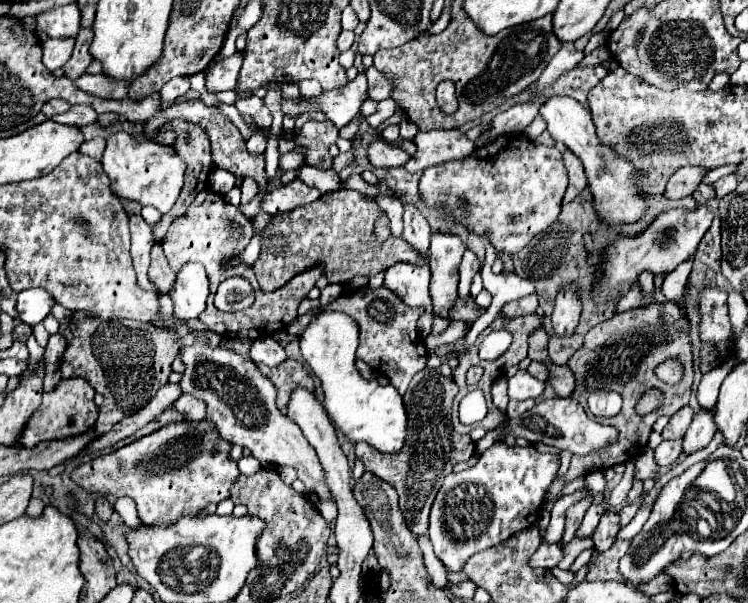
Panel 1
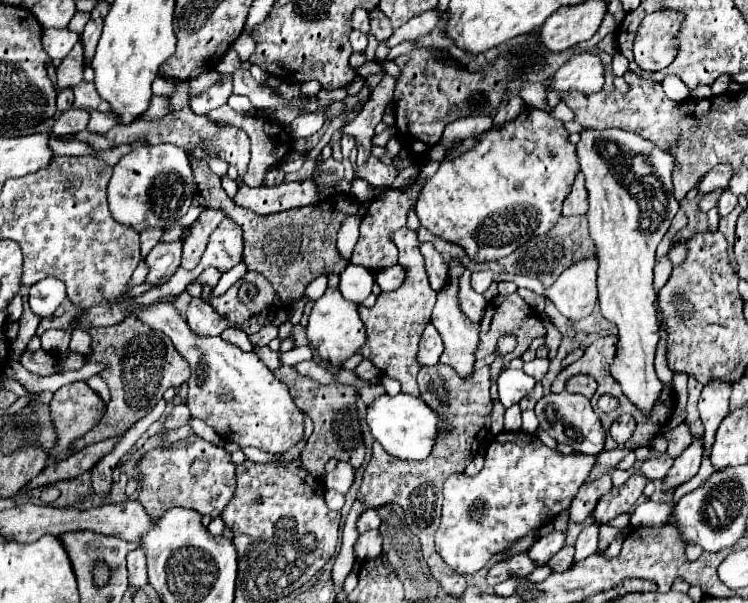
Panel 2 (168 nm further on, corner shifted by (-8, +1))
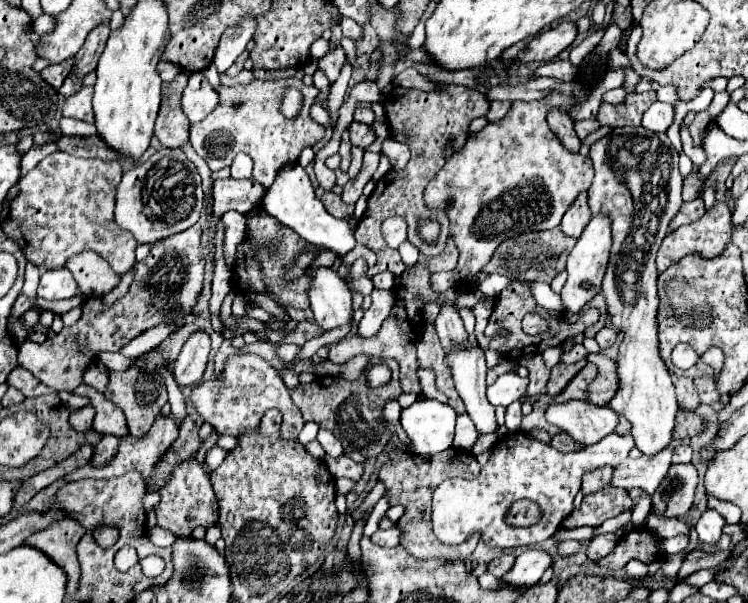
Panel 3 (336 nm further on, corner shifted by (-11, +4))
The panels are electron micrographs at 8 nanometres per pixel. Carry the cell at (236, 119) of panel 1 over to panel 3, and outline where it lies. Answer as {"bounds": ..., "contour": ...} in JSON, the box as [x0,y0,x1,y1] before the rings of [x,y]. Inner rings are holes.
{"bounds":[189,79,325,189],"contour":[[[253,79],[249,85],[233,85],[233,87],[217,87],[219,105],[207,115],[201,123],[193,123],[189,129],[189,143],[191,147],[207,161],[211,171],[223,169],[231,165],[233,155],[247,153],[253,157],[253,179],[263,185],[265,189],[271,187],[275,175],[291,163],[297,163],[301,151],[305,147],[313,147],[317,141],[323,139],[325,127],[315,123],[309,115],[311,105],[315,103],[319,89],[315,85],[307,87],[301,79],[277,79],[277,81],[261,81]],[[285,87],[297,87],[303,91],[305,103],[303,111],[297,119],[287,119],[279,111],[279,101],[283,97]]]}

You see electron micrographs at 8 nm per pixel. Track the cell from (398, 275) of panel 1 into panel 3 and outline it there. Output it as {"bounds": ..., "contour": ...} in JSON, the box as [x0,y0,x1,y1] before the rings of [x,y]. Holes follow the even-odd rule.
{"bounds":[373,271,393,289],"contour":[[[385,271],[385,273],[377,273],[375,277],[373,277],[373,285],[375,285],[375,289],[391,289],[393,287],[393,275],[389,273],[389,271]]]}

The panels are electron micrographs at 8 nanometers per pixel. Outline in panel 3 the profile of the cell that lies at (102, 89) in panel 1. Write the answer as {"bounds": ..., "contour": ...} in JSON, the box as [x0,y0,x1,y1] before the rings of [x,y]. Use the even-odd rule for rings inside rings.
{"bounds":[63,87,93,123],"contour":[[[83,87],[81,91],[73,93],[63,103],[63,117],[73,117],[73,119],[81,119],[81,121],[93,123],[91,97],[93,97],[93,87]]]}

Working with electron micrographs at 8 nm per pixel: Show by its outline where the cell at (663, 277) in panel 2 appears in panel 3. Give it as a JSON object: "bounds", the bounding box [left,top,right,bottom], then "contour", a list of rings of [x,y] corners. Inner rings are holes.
{"bounds":[657,203,731,273],"contour":[[[715,203],[711,209],[705,211],[705,215],[699,221],[683,225],[675,233],[669,233],[663,239],[663,245],[657,253],[657,269],[661,273],[669,265],[677,263],[679,259],[683,259],[687,255],[699,255],[703,259],[713,259],[715,255],[721,255],[725,251],[729,241],[731,241],[731,211],[729,211],[727,203]]]}

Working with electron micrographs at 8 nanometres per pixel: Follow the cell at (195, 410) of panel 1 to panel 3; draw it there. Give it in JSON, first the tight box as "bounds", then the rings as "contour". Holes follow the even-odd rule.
{"bounds":[63,417,179,491],"contour":[[[167,417],[167,419],[157,419],[155,423],[153,423],[153,427],[151,427],[151,431],[147,433],[147,435],[143,435],[143,437],[139,437],[139,439],[135,439],[135,437],[131,437],[131,435],[127,435],[127,437],[123,437],[121,441],[119,441],[119,451],[115,453],[115,459],[111,459],[111,463],[107,463],[107,465],[103,465],[103,467],[93,467],[91,463],[87,463],[87,465],[83,465],[83,467],[79,467],[79,469],[75,469],[75,471],[71,471],[71,473],[67,473],[67,475],[63,475],[63,479],[65,481],[79,481],[79,479],[89,479],[89,477],[93,477],[93,479],[107,479],[107,477],[119,477],[119,475],[123,475],[125,471],[139,471],[145,479],[147,479],[147,491],[159,491],[159,487],[153,483],[153,471],[155,471],[155,467],[157,467],[157,463],[161,461],[161,457],[167,453],[167,449],[173,445],[173,441],[177,439],[177,435],[179,435],[179,427],[177,427],[177,423],[173,421],[173,417]]]}

